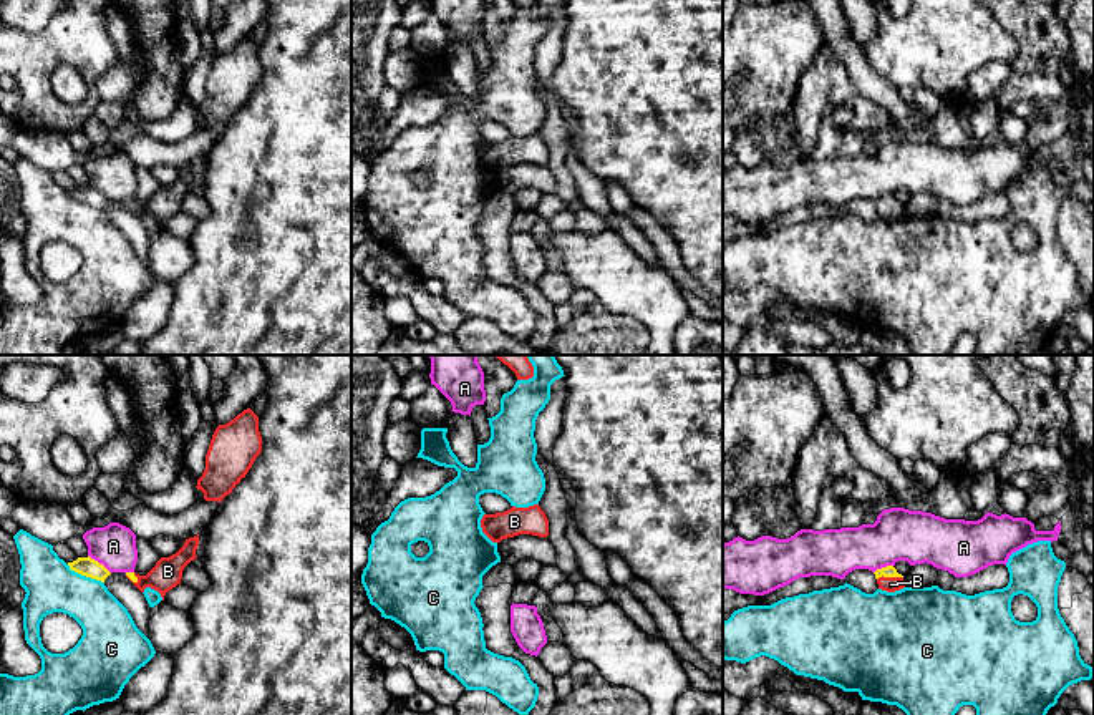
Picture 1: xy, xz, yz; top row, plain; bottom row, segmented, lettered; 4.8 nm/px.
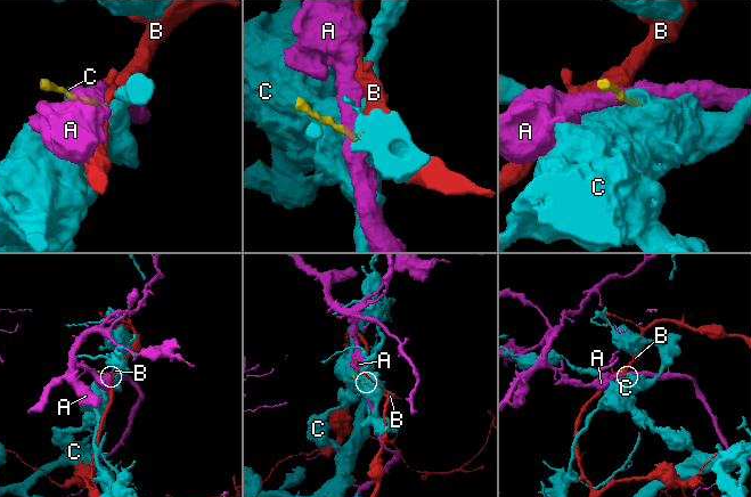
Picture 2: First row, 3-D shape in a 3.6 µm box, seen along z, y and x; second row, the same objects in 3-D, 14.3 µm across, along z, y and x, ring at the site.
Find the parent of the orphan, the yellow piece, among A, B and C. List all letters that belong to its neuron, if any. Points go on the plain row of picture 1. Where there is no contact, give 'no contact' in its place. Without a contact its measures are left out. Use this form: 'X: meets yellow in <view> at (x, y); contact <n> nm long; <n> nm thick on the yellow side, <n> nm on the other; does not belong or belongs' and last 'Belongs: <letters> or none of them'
A: meets yellow in xy at (98, 191); contact 140 nm long; 90 nm thick on the yellow side, 200 nm on the other; does not belong
B: meets yellow in yz at (889, 204); contact 130 nm long; 60 nm thick on the yellow side, 80 nm on the other; belongs
C: meets yellow in xy at (85, 203); contact 200 nm long; 90 nm thick on the yellow side, 240 nm on the other; does not belong
Belongs: B

